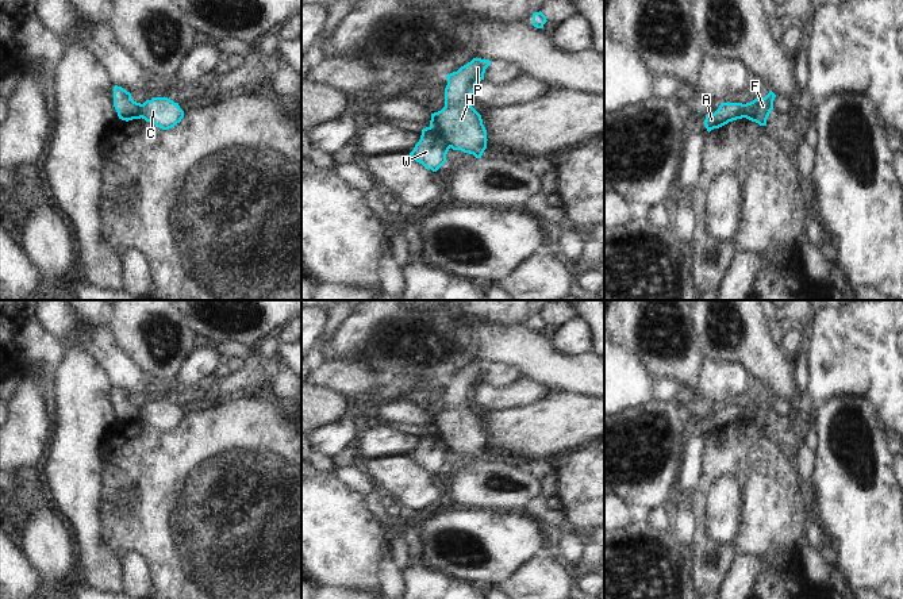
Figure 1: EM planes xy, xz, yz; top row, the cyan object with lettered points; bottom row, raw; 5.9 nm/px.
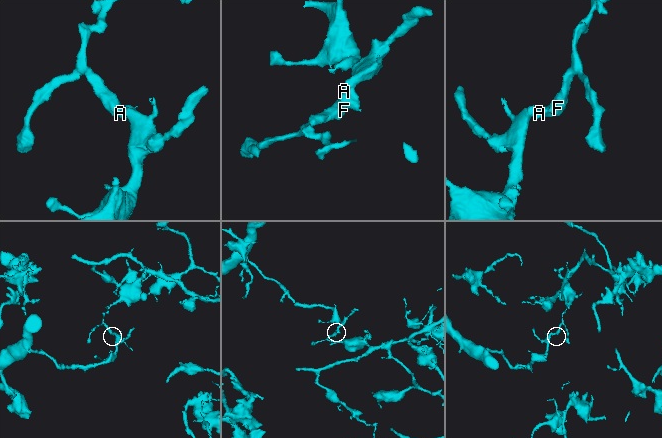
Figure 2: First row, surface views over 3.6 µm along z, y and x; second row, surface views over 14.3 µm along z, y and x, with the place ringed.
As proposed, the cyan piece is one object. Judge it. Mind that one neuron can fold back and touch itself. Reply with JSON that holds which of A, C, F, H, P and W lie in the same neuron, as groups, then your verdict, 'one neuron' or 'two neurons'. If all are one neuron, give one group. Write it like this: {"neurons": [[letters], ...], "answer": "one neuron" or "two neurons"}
{"neurons": [["A", "C", "H", "P"], ["F", "W"]], "answer": "two neurons"}

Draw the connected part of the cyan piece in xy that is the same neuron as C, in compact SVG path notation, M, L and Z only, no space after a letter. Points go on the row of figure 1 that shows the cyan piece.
M153 97L142 104L141 116L162 130L169 130L181 122L184 111L170 97Z

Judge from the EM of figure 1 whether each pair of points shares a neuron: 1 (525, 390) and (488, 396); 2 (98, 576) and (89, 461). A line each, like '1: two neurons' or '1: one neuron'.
1: one neuron
2: one neuron

